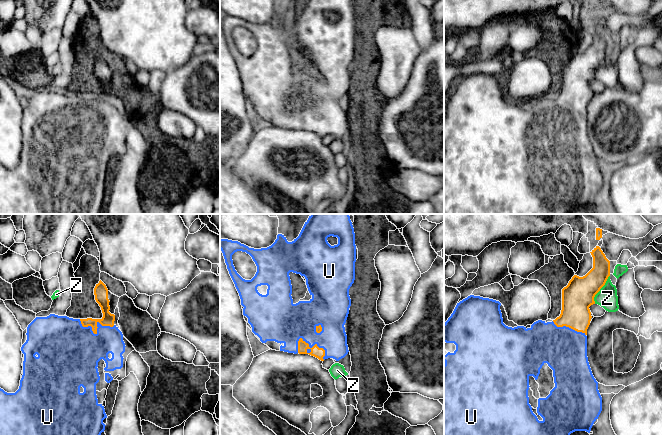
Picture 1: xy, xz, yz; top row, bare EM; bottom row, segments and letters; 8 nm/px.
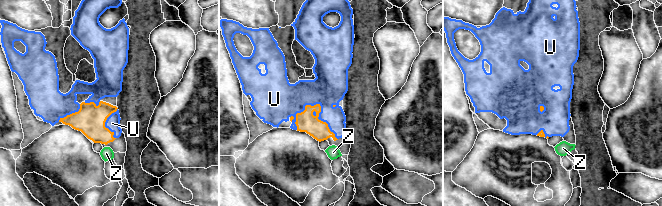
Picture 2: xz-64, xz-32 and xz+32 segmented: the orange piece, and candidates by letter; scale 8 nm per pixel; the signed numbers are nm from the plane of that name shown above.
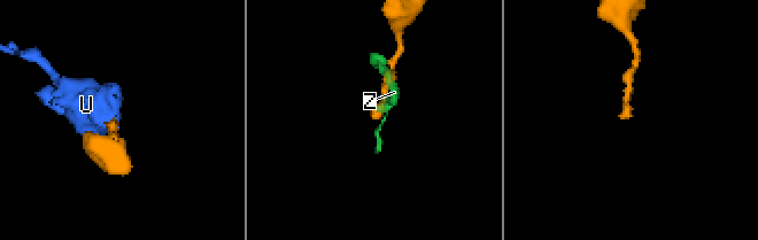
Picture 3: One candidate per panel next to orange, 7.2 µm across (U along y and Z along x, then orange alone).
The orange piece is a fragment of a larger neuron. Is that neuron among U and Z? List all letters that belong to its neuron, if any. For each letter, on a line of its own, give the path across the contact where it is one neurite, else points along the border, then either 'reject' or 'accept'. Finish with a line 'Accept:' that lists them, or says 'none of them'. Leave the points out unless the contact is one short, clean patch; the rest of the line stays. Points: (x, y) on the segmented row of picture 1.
U: accept
Z: border yz (609, 275), (605, 284), (595, 295), (594, 303); reject
Accept: U

